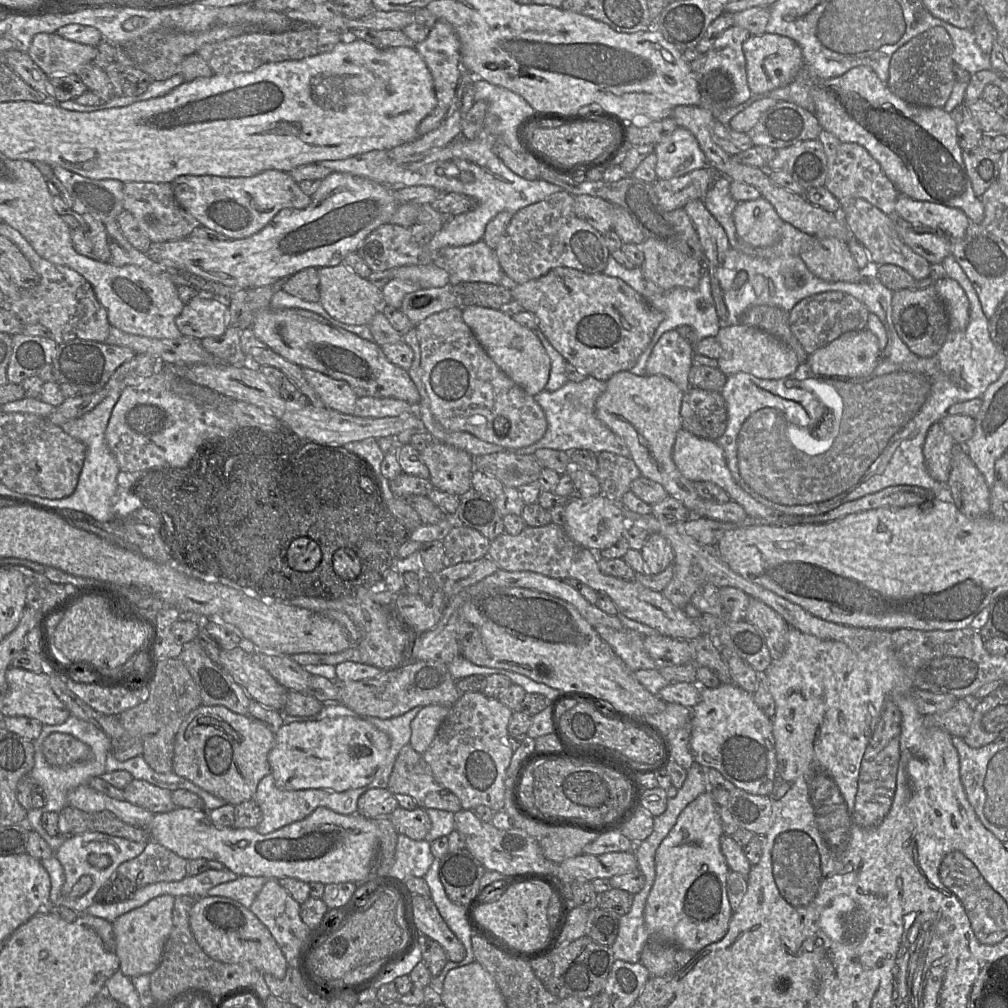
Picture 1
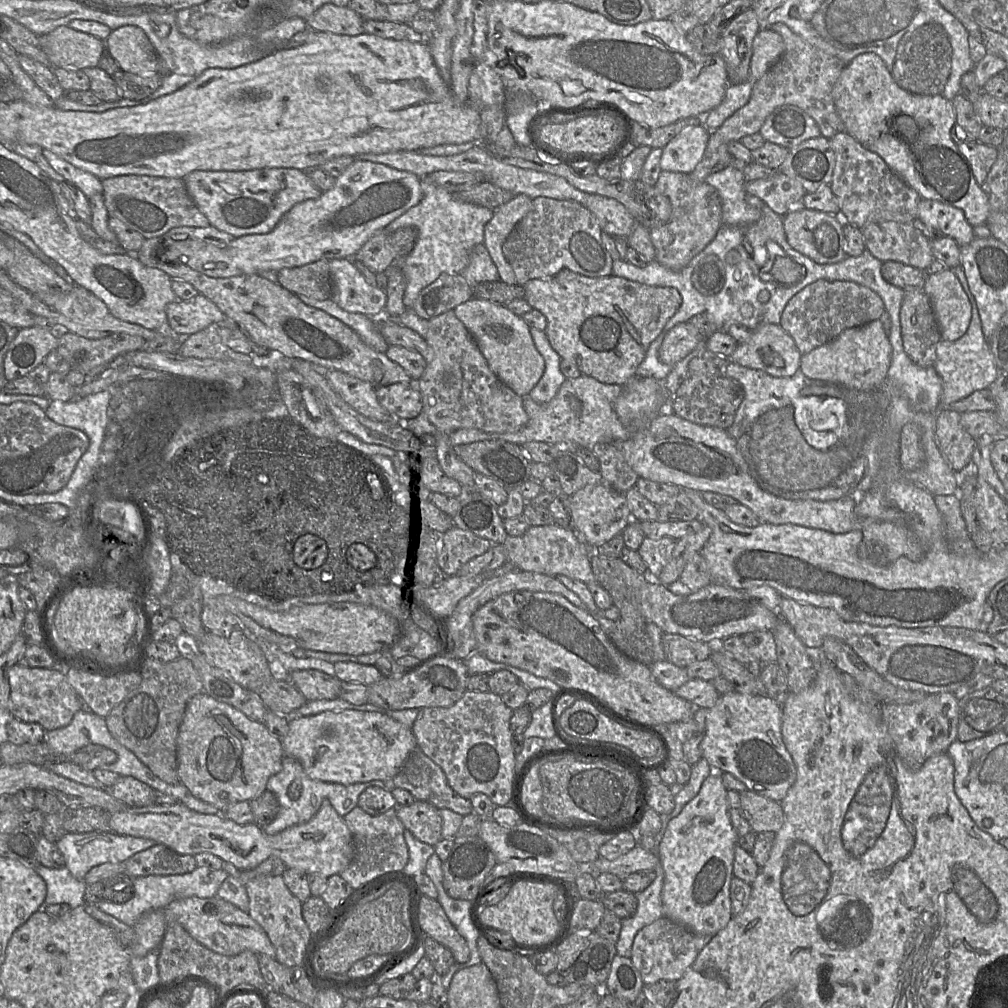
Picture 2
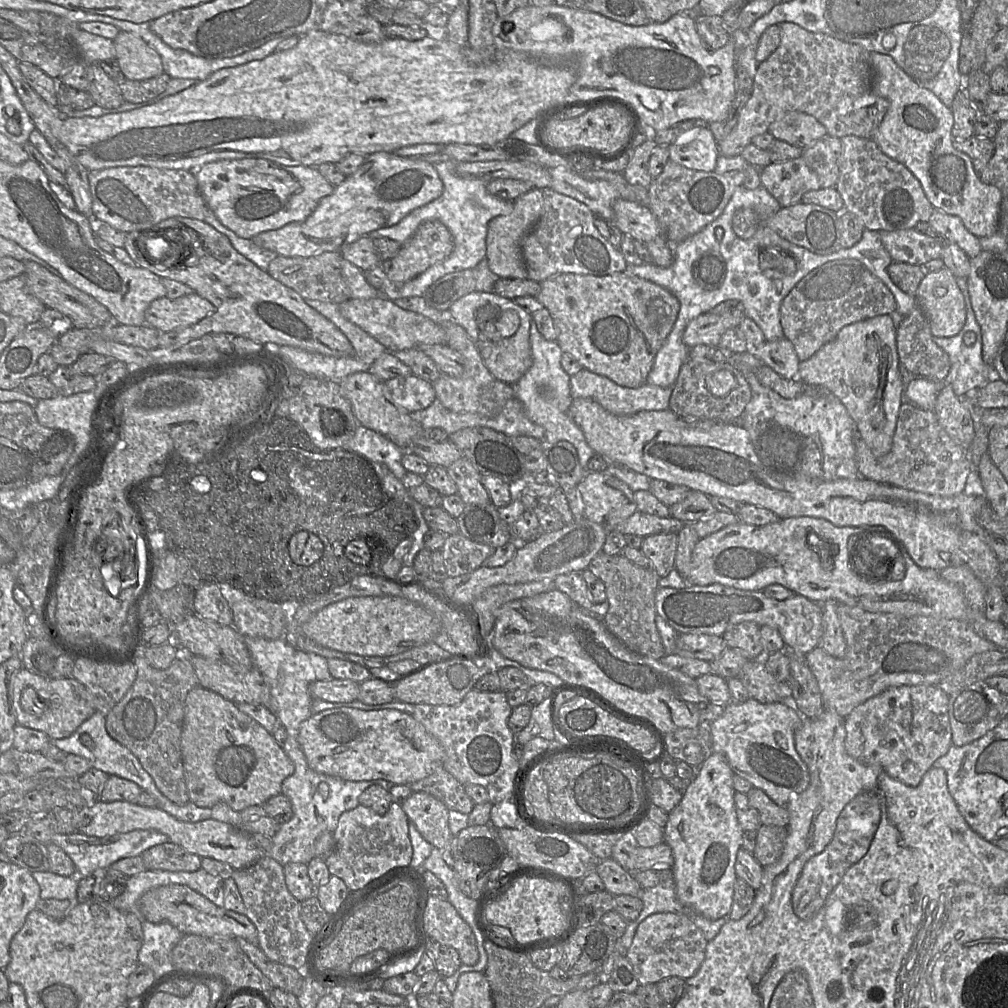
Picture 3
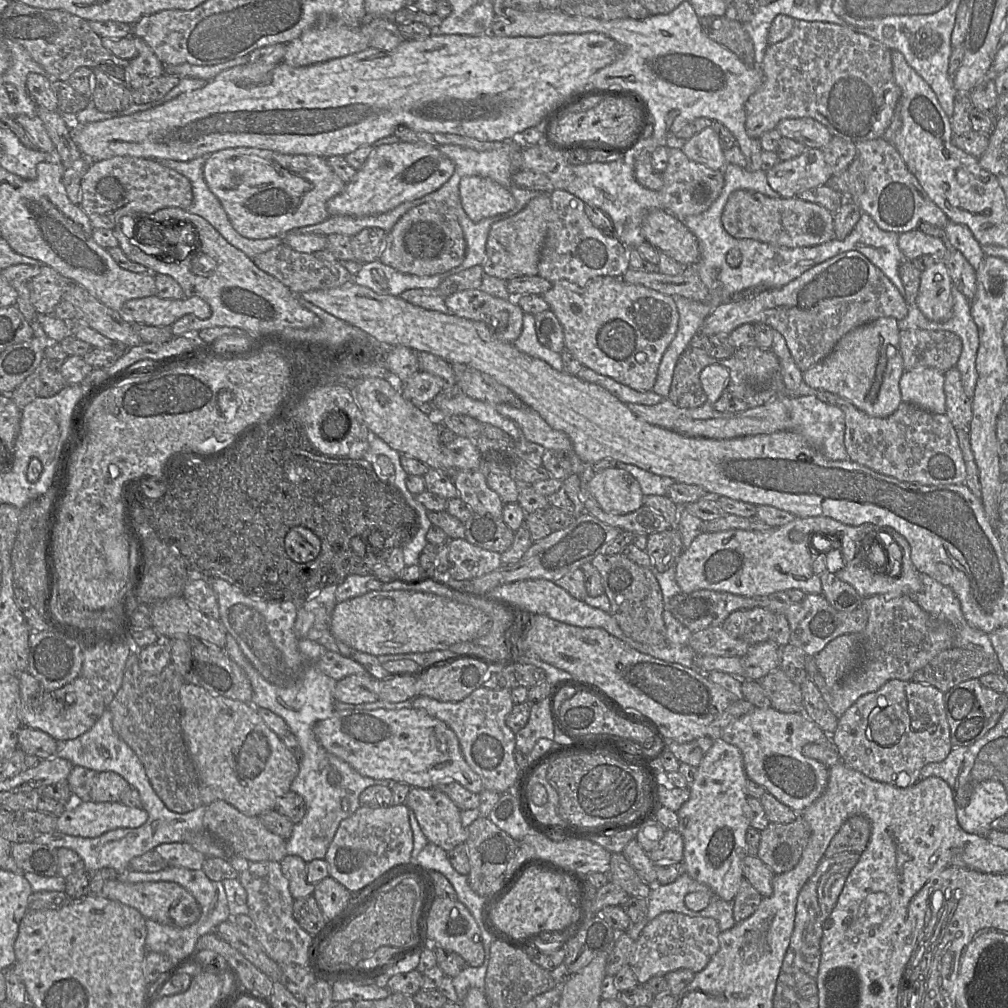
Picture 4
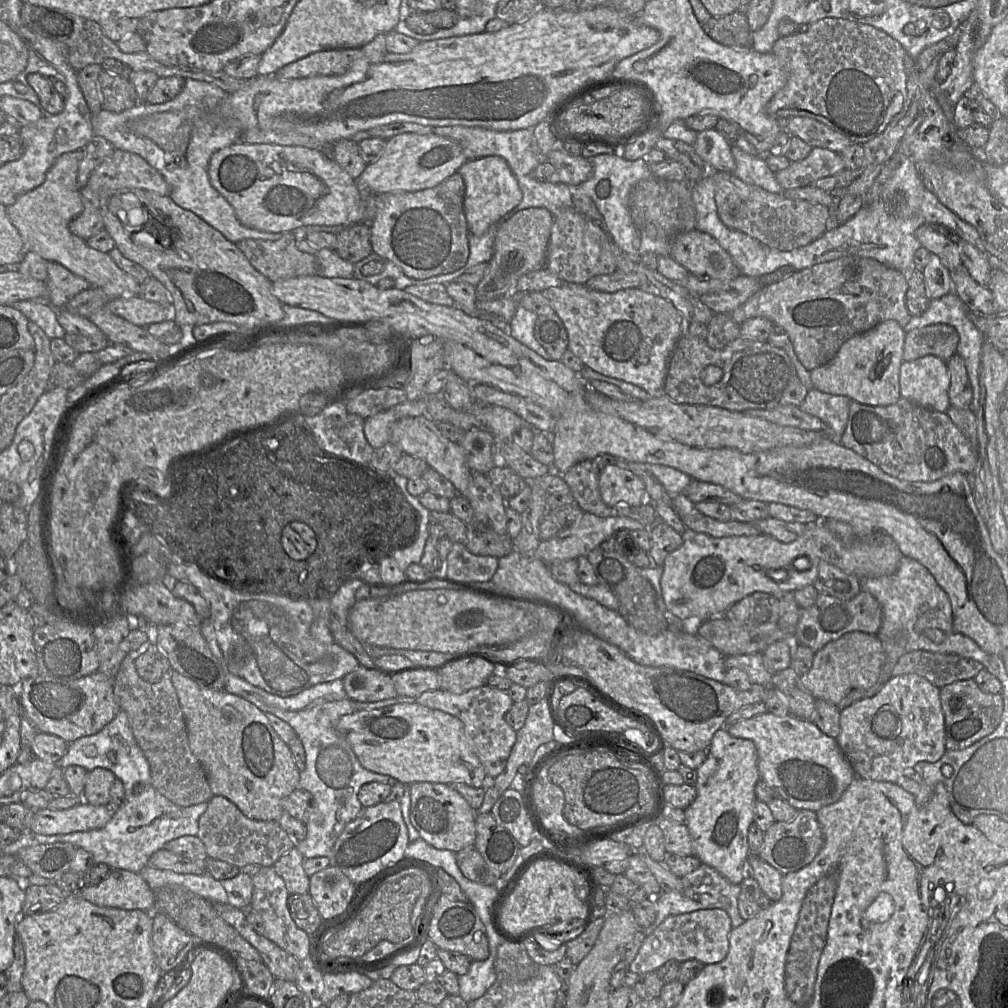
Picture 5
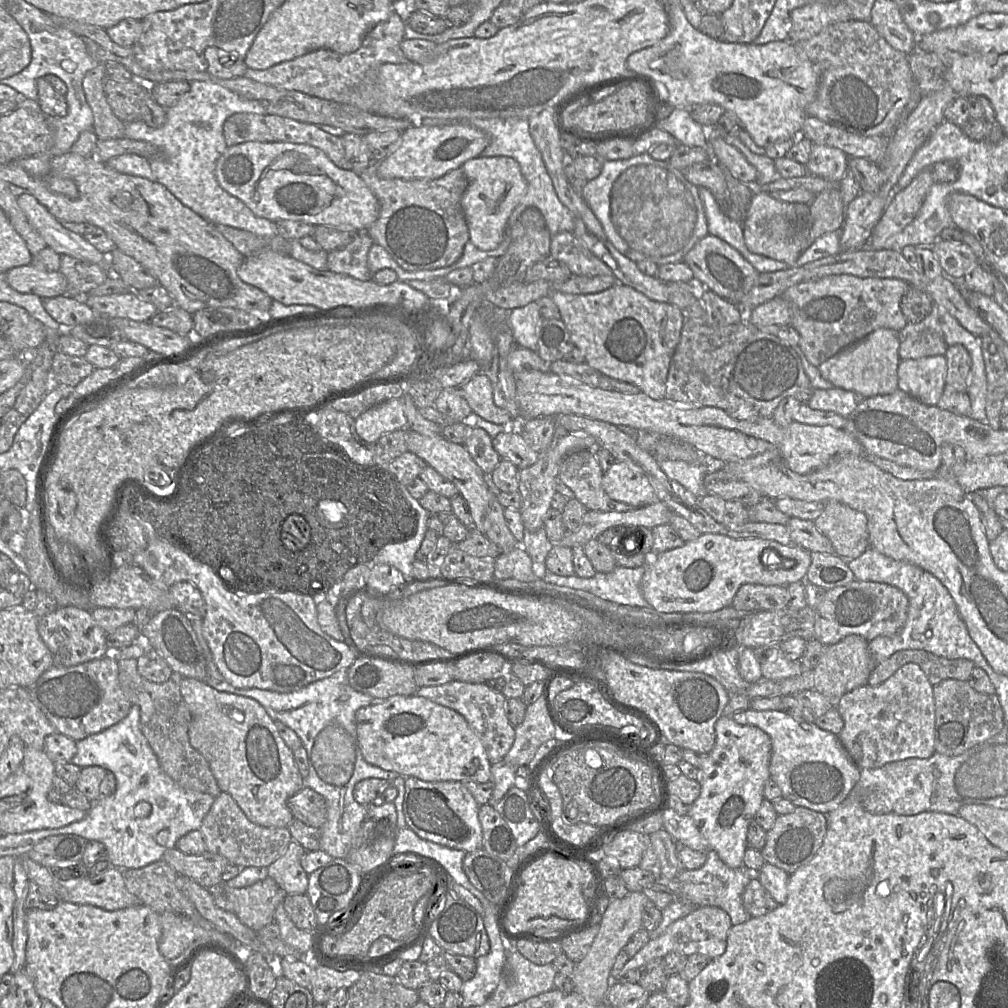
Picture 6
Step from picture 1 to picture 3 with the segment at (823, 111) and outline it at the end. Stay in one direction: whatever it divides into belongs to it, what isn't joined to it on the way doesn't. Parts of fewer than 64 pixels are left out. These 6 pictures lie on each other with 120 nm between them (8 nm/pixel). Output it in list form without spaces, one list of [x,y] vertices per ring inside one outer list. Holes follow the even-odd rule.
[[[871,52],[870,62],[871,89],[877,96],[889,102],[888,111],[871,139],[885,155],[908,168],[920,182],[927,199],[935,209],[958,216],[966,229],[978,238],[998,232],[1001,191],[993,185],[983,183],[975,172],[970,157],[953,147],[954,119],[951,108],[945,106],[933,92],[918,85],[889,55]]]

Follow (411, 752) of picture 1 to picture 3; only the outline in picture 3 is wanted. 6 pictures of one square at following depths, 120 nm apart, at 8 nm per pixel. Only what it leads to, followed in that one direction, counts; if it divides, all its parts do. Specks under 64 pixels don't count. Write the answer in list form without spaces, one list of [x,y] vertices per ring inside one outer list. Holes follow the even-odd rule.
[[[438,767],[427,777],[408,784],[413,792],[426,792],[440,800],[449,810],[469,815],[475,803],[462,785],[443,767]]]

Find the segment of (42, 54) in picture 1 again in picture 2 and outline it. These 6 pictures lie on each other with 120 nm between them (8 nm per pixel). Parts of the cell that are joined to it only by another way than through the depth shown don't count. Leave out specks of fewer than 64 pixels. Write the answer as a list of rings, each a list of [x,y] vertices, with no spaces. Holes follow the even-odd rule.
[[[66,25],[40,36],[40,47],[52,68],[78,70],[98,67],[106,52],[105,41]]]

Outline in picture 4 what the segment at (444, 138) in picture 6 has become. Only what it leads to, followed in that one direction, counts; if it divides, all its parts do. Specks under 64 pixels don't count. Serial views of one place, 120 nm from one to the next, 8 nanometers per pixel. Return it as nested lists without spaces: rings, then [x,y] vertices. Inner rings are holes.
[[[409,142],[374,147],[364,165],[344,190],[327,202],[329,216],[365,217],[383,214],[404,202],[419,199],[441,188],[454,172],[454,163],[439,148]]]

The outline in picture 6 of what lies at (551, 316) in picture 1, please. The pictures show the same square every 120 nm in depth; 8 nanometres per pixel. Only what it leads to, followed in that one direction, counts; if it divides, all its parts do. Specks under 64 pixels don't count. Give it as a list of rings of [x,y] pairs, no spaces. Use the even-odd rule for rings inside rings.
[[[619,282],[597,293],[552,291],[549,296],[557,306],[560,319],[569,331],[573,344],[583,354],[586,364],[600,374],[637,386],[654,400],[665,399],[668,370],[686,320],[685,312],[668,302],[651,300],[634,288]]]

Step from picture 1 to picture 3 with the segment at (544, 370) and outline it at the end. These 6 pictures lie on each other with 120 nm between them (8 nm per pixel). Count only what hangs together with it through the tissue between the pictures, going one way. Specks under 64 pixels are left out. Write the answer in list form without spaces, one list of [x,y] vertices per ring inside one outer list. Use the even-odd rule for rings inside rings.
[[[474,291],[455,301],[450,306],[449,312],[451,320],[466,330],[480,352],[485,366],[496,379],[514,385],[531,367],[533,362],[530,345],[532,314],[516,304],[514,300],[493,292]],[[505,310],[516,311],[520,325],[515,334],[503,338],[496,328],[496,321]]]

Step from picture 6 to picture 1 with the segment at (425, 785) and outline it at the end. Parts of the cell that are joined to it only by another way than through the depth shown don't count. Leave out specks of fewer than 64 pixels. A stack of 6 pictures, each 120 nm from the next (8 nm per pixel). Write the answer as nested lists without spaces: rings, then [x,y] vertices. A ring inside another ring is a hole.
[[[398,806],[389,818],[398,834],[404,834],[413,840],[424,840],[431,829],[430,818],[421,807],[406,810]]]

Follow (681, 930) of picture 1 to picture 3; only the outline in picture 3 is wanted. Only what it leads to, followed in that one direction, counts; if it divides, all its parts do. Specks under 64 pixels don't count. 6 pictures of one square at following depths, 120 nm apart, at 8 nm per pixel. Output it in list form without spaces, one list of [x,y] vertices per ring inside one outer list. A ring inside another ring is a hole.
[[[713,752],[700,766],[698,775],[689,783],[679,804],[668,813],[664,842],[672,849],[672,872],[676,896],[682,905],[689,906],[707,919],[728,916],[733,902],[736,881],[735,861],[742,845],[743,830],[737,819],[733,787],[734,772],[724,755]]]

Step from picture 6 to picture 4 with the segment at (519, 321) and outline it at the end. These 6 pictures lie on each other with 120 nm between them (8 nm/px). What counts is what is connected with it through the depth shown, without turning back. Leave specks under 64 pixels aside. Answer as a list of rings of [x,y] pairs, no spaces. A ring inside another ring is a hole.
[[[524,314],[521,334],[513,344],[519,351],[547,362],[558,371],[564,371],[561,353],[554,352],[539,342],[533,314]]]

